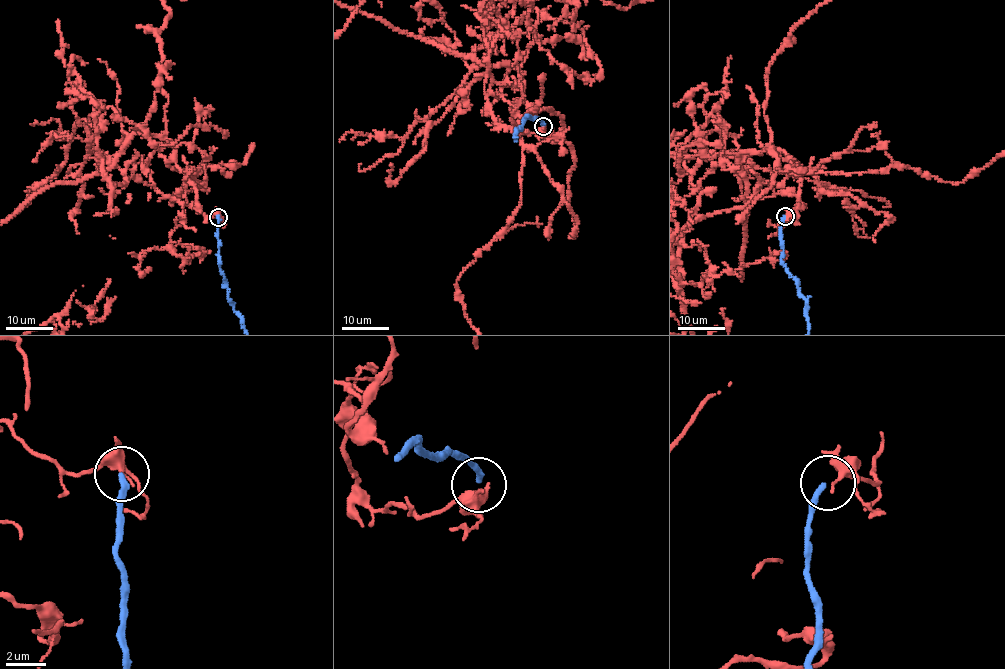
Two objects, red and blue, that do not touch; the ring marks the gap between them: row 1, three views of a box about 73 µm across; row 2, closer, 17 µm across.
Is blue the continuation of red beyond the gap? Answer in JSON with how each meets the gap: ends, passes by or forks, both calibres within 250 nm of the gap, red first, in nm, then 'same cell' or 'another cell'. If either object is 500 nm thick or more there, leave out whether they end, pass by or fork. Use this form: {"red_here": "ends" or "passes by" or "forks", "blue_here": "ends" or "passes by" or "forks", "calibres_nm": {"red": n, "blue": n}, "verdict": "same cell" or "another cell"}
{"red_here": "ends", "blue_here": "ends", "calibres_nm": {"red": 240, "blue": 280}, "verdict": "another cell"}

